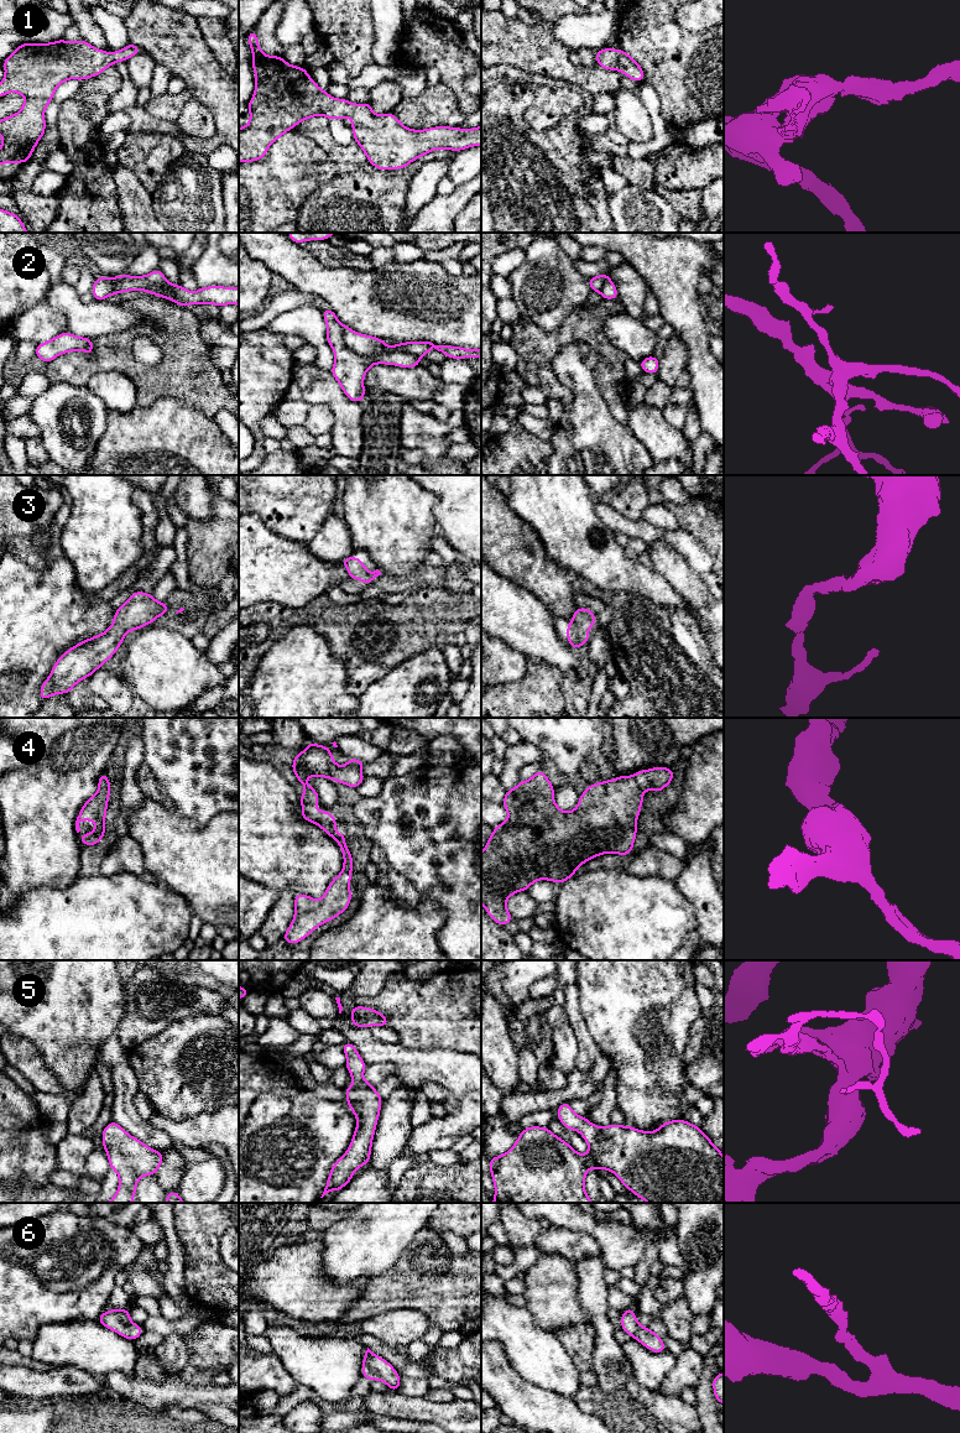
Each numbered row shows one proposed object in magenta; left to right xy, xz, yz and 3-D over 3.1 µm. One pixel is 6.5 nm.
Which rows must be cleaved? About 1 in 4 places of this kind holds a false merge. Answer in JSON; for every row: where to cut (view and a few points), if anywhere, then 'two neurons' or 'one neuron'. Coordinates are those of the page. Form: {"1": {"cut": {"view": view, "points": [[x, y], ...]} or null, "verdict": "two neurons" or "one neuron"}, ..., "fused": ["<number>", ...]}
{"1": {"cut": null, "verdict": "one neuron"}, "2": {"cut": {"view": "xz", "points": [[342, 324], [342, 340], [360, 354], [410, 352], [418, 357]]}, "verdict": "two neurons"}, "3": {"cut": null, "verdict": "one neuron"}, "4": {"cut": null, "verdict": "one neuron"}, "5": {"cut": null, "verdict": "one neuron"}, "6": {"cut": null, "verdict": "one neuron"}, "fused": ["2"]}

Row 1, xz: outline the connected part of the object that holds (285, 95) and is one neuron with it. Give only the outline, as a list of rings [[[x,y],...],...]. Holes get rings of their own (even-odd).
[[[255,30],[247,32],[247,43],[252,52],[255,72],[255,92],[247,101],[250,121],[239,129],[239,162],[254,162],[266,156],[271,144],[297,124],[313,116],[323,115],[328,120],[351,118],[354,141],[365,152],[367,161],[377,170],[401,170],[414,160],[434,150],[461,151],[471,146],[481,146],[481,125],[474,129],[456,126],[433,126],[413,130],[403,126],[393,113],[376,115],[371,103],[353,104],[348,99],[336,99],[322,90],[304,67],[288,64],[282,56],[267,56],[259,46]]]

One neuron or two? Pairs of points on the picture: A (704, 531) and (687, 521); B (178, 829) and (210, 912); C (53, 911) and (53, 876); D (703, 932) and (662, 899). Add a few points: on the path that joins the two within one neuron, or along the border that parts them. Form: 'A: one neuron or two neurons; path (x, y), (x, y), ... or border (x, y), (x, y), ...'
A: one neuron; path (700, 527), (690, 522)
B: one neuron; path (183, 850), (210, 877), (210, 891)
C: two neurons; border (79, 874), (66, 887), (36, 886), (25, 892)
D: two neurons; border (687, 899), (693, 906), (697, 927), (679, 947)

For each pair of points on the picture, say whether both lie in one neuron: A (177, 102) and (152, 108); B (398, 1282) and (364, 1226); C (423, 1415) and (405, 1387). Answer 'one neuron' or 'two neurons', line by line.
A: one neuron
B: two neurons
C: two neurons

